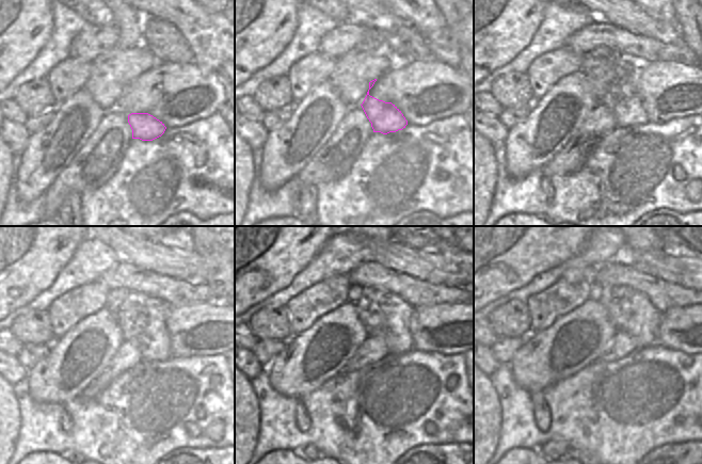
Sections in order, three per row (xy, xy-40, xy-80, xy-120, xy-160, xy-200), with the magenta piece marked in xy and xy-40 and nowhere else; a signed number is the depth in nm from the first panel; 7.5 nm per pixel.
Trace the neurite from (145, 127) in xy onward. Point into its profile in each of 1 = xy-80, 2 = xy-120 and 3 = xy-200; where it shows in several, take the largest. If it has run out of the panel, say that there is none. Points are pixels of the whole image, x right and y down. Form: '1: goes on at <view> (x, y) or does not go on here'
1: goes on at xy-80 (620, 96)
2: goes on at xy-120 (144, 318)
3: goes on at xy-200 (629, 310)

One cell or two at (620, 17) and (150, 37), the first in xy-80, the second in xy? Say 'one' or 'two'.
two

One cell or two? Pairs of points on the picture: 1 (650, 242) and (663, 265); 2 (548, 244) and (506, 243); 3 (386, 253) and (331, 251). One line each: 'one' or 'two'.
1: two
2: one
3: two

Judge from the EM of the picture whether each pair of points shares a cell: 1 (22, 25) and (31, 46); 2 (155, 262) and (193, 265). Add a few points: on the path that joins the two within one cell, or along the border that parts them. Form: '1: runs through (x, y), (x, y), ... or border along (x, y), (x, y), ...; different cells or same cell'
1: runs through (22, 30), (22, 37), (26, 41); same cell
2: runs through (164, 262), (184, 265); same cell

